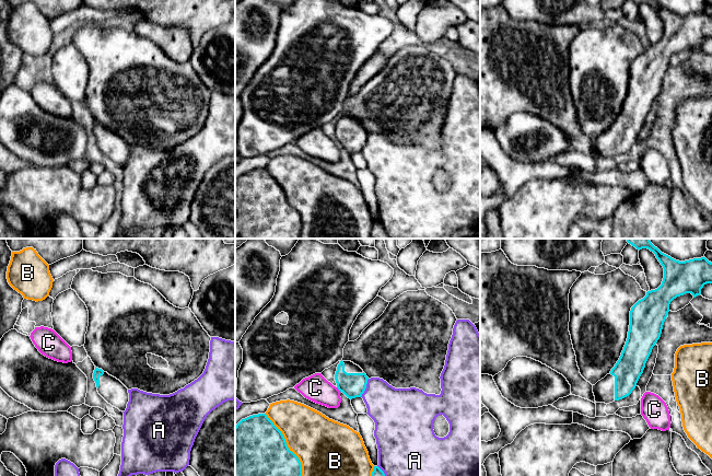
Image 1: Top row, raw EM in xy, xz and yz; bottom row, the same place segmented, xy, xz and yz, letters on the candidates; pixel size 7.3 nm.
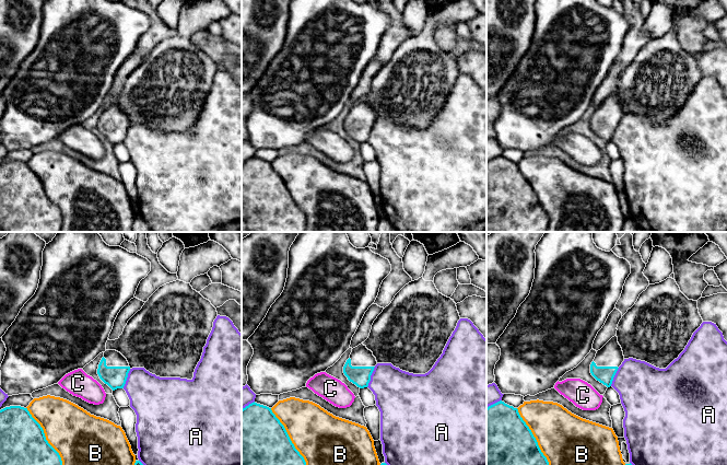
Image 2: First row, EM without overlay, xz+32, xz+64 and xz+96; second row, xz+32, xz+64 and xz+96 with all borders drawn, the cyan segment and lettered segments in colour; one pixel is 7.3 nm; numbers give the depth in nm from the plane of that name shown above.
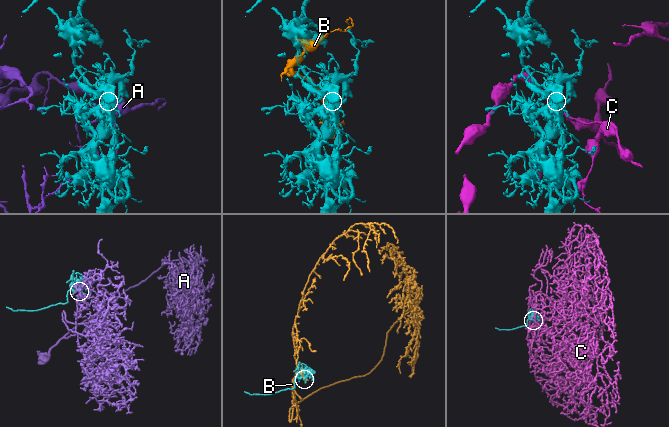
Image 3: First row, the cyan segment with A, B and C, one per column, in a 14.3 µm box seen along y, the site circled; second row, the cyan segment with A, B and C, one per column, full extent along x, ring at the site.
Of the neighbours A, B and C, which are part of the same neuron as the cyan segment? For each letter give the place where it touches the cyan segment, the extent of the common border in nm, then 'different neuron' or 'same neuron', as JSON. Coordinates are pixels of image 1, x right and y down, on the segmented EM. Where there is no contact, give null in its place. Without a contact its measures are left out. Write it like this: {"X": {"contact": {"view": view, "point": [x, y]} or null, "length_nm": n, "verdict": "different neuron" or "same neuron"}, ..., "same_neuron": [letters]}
{"A": {"contact": {"view": "xz", "point": [365, 387]}, "length_nm": 150, "verdict": "different neuron"}, "B": {"contact": {"view": "xz", "point": [286, 444]}, "length_nm": 550, "verdict": "different neuron"}, "C": {"contact": {"view": "xz", "point": [338, 389]}, "length_nm": 50, "verdict": "different neuron"}, "same_neuron": []}

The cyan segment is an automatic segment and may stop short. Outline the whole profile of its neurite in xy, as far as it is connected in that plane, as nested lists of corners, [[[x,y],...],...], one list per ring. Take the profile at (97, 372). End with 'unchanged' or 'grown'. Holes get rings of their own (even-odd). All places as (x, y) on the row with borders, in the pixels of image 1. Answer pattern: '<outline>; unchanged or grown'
[[[95,367],[93,379],[98,394],[112,406],[125,411],[129,402],[128,388],[116,378]]]; grown

